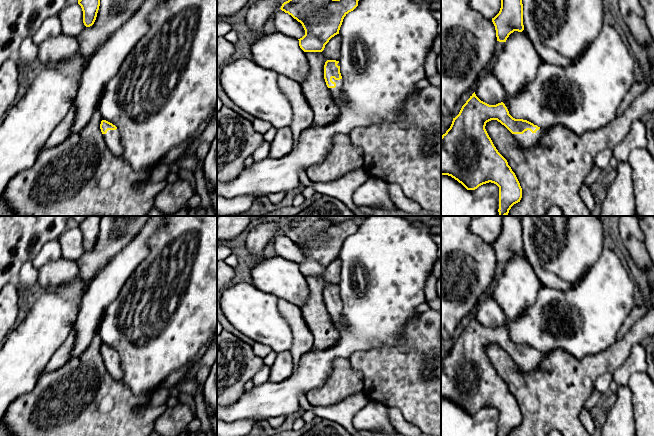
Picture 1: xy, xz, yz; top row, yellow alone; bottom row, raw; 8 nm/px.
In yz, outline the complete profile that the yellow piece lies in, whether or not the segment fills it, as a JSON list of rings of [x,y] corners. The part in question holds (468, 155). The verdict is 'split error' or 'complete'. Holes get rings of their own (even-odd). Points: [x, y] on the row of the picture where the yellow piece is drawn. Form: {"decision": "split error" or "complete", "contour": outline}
{"decision": "split error", "contour": [[[474,92],[453,118],[450,128],[441,136],[441,175],[451,176],[467,190],[475,190],[489,182],[496,184],[499,187],[499,216],[506,216],[511,207],[520,202],[522,188],[507,160],[498,152],[485,129],[486,123],[491,120],[504,125],[516,142],[526,149],[537,146],[545,134],[545,129],[527,120],[513,118],[503,102],[489,105],[481,101]]]}

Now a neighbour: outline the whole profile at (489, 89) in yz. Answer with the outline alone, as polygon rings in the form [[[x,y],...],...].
[[[490,72],[482,79],[477,80],[474,92],[481,101],[489,105],[496,105],[503,102],[505,99],[503,85],[495,77],[493,72]]]

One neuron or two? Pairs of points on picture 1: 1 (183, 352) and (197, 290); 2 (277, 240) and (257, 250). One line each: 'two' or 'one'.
1: one
2: two

